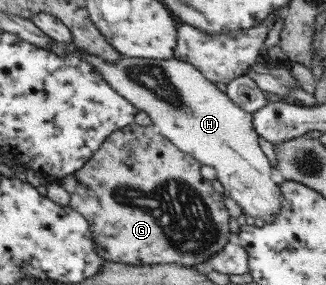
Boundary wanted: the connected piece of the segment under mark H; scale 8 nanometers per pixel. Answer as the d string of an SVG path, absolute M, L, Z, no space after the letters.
M74 42L63 44L66 52L78 52L78 56L90 62L95 71L101 73L101 77L107 84L128 100L138 111L146 112L157 131L168 138L177 148L193 156L202 165L212 166L217 171L216 178L224 186L224 195L233 198L242 208L246 216L261 218L267 224L273 222L282 210L280 199L280 186L271 178L271 164L269 158L257 143L258 134L252 123L252 113L239 108L228 96L221 92L216 85L191 63L177 60L175 57L169 60L129 58L121 55L114 63L82 51Z

